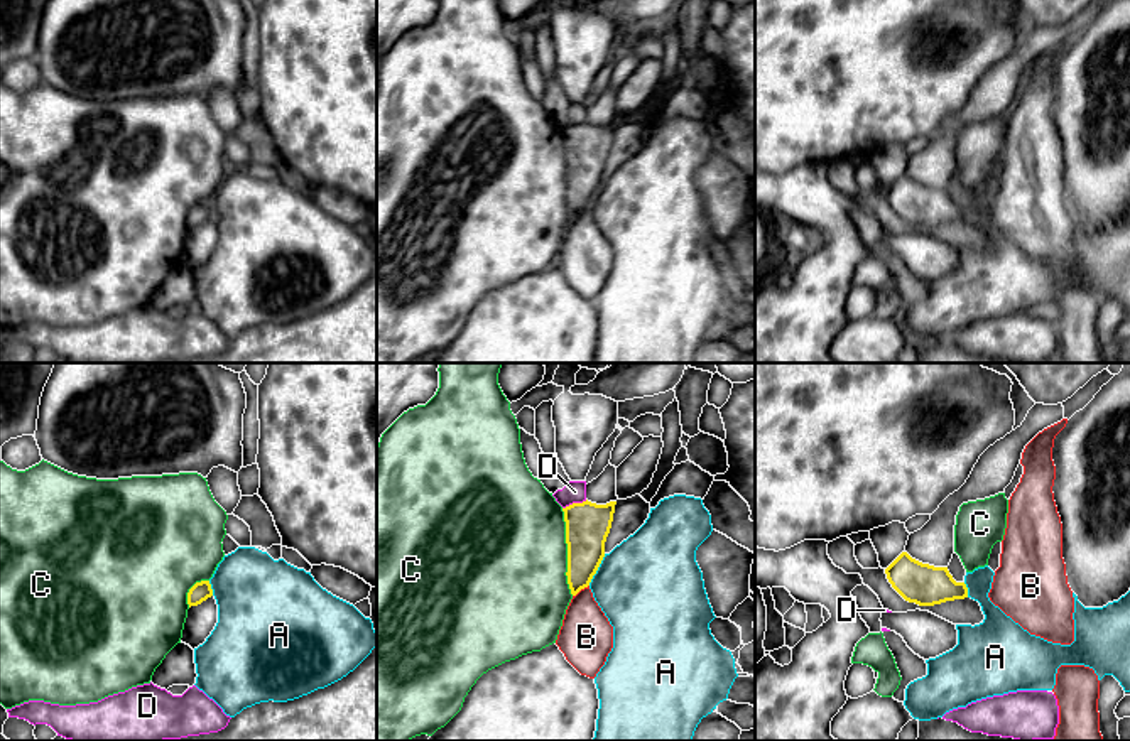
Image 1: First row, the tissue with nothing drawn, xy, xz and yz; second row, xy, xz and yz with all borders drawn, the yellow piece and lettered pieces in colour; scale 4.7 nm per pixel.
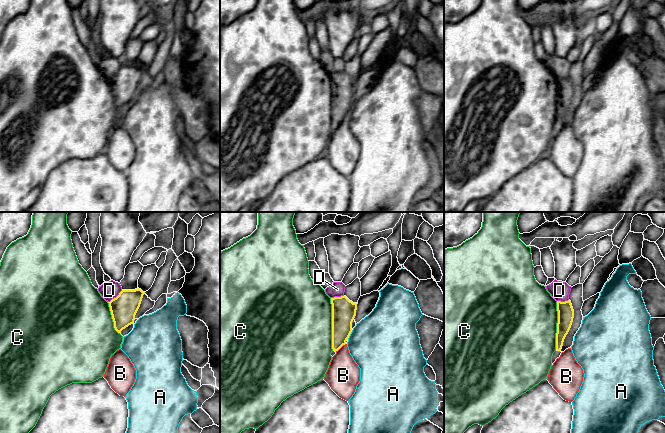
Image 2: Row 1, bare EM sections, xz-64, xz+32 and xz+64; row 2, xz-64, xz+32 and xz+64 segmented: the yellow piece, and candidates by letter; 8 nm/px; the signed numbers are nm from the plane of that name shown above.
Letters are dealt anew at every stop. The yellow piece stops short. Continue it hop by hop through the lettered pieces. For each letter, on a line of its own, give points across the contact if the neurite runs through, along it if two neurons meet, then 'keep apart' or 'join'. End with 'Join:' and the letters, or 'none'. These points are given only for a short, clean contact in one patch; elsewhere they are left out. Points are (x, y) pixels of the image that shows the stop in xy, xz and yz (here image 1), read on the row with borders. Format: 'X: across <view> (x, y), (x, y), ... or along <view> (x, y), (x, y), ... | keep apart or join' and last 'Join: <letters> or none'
A: along xz (605, 554), (588, 584) | keep apart
B: along xz (588, 584), (573, 596) | keep apart
C: along xz (561, 508), (566, 535), (566, 583), (573, 594) | keep apart
D: along xz (586, 500), (563, 508) | keep apart
Join: none

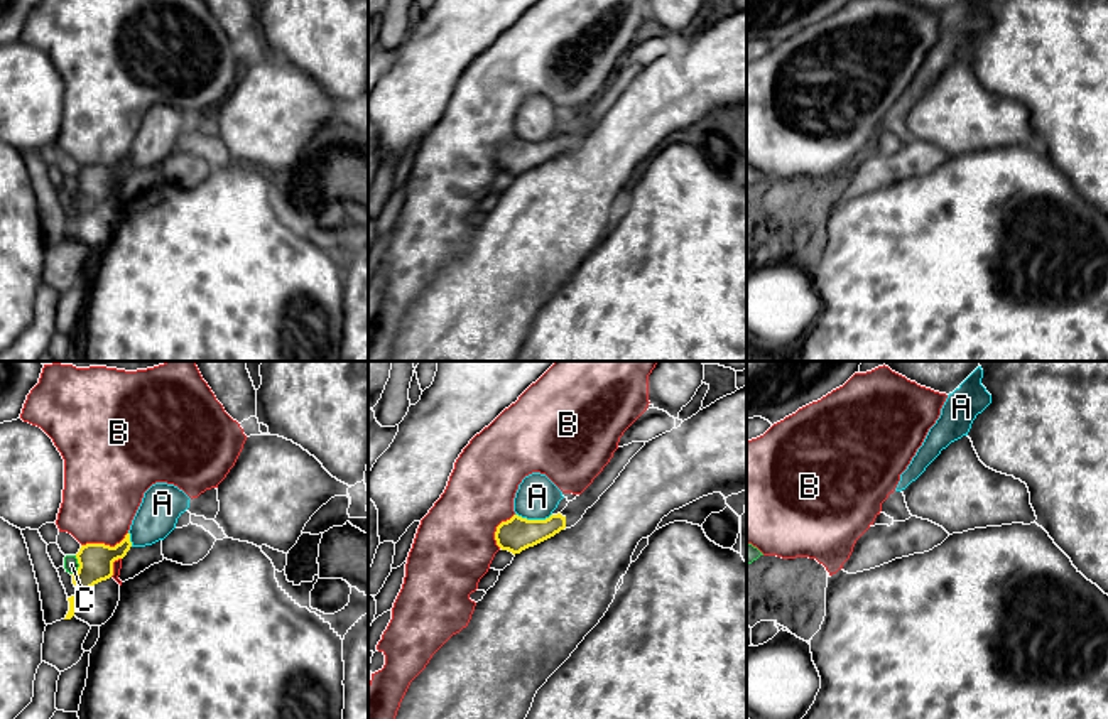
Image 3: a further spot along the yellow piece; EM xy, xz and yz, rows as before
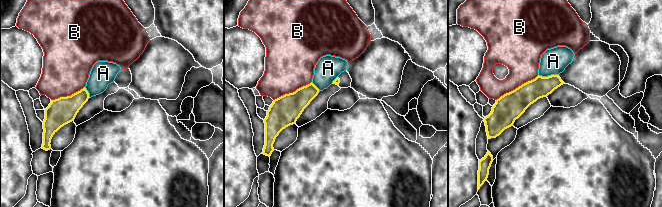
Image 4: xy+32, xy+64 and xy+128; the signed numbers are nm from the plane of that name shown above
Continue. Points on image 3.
A: along xz (515, 513), (526, 518), (548, 518), (551, 515) | keep apart
B: keep apart
C: along xy (75, 556), (78, 569), (71, 574) | keep apart
Join: none

